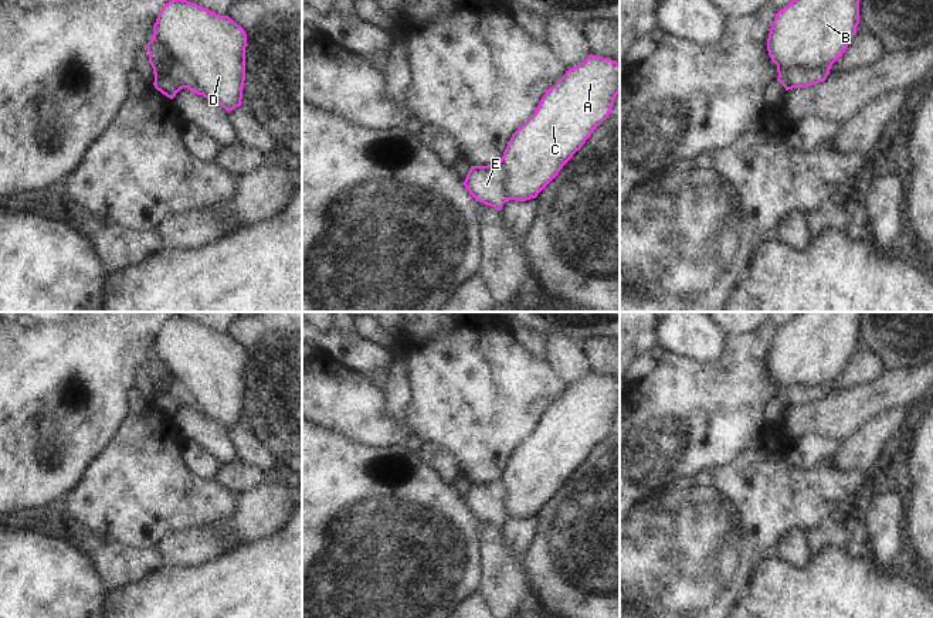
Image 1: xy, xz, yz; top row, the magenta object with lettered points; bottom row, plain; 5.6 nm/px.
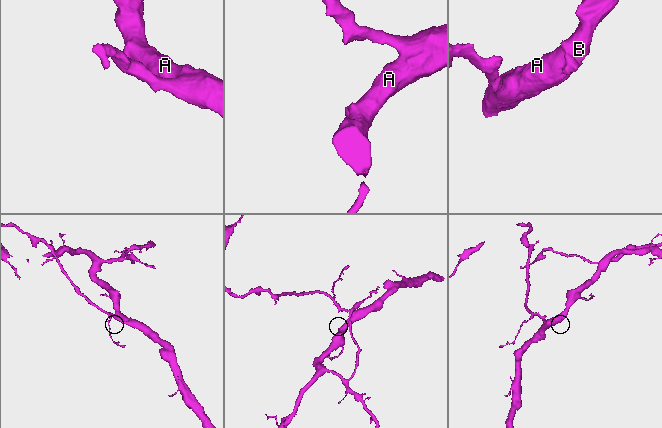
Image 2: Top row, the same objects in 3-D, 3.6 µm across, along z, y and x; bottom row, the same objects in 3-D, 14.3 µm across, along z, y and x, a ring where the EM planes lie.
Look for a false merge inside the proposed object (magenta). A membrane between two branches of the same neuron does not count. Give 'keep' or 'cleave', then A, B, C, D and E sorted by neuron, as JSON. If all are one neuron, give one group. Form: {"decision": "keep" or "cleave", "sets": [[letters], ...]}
{"decision": "cleave", "sets": [["A", "B", "C", "D"], ["E"]]}

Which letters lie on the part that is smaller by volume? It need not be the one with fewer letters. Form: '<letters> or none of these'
E

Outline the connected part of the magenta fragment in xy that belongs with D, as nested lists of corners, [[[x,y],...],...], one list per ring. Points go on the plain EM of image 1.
[[[176,315],[162,325],[153,354],[187,387],[194,398],[194,411],[221,422],[227,429],[241,424],[247,352],[234,337]]]

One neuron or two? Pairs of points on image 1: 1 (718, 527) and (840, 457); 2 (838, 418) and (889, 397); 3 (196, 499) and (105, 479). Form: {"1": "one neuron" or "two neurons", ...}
{"1": "two neurons", "2": "one neuron", "3": "one neuron"}

